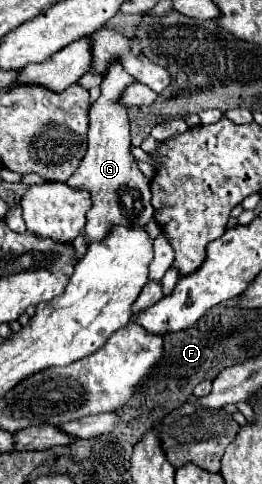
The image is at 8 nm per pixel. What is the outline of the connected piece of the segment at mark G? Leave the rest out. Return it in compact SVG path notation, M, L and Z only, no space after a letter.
M116 59L108 65L102 79L102 95L90 107L90 129L88 129L88 151L80 161L76 173L66 181L72 187L86 189L92 195L92 209L88 211L86 239L88 243L98 241L106 235L108 225L146 225L154 217L154 207L150 203L150 181L138 169L134 155L130 153L130 119L128 107L122 103L122 93L126 87L134 85L136 79L126 73L122 63Z

